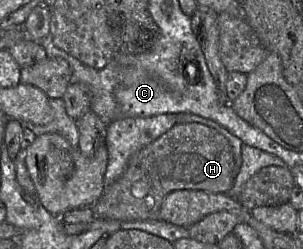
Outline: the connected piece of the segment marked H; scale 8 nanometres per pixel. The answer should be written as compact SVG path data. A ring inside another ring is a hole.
M178 124L138 150L121 177L105 187L101 197L91 207L97 218L119 222L159 220L162 202L173 191L229 193L236 178L234 165L233 151L226 137L203 124Z

